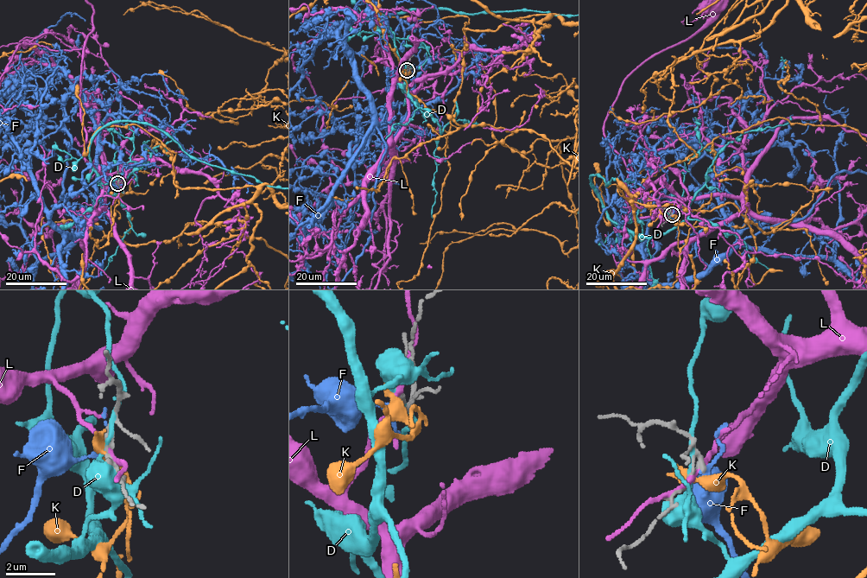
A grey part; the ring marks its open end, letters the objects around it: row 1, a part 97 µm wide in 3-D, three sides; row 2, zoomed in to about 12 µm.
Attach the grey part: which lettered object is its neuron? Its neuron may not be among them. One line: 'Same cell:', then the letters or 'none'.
Same cell: none

